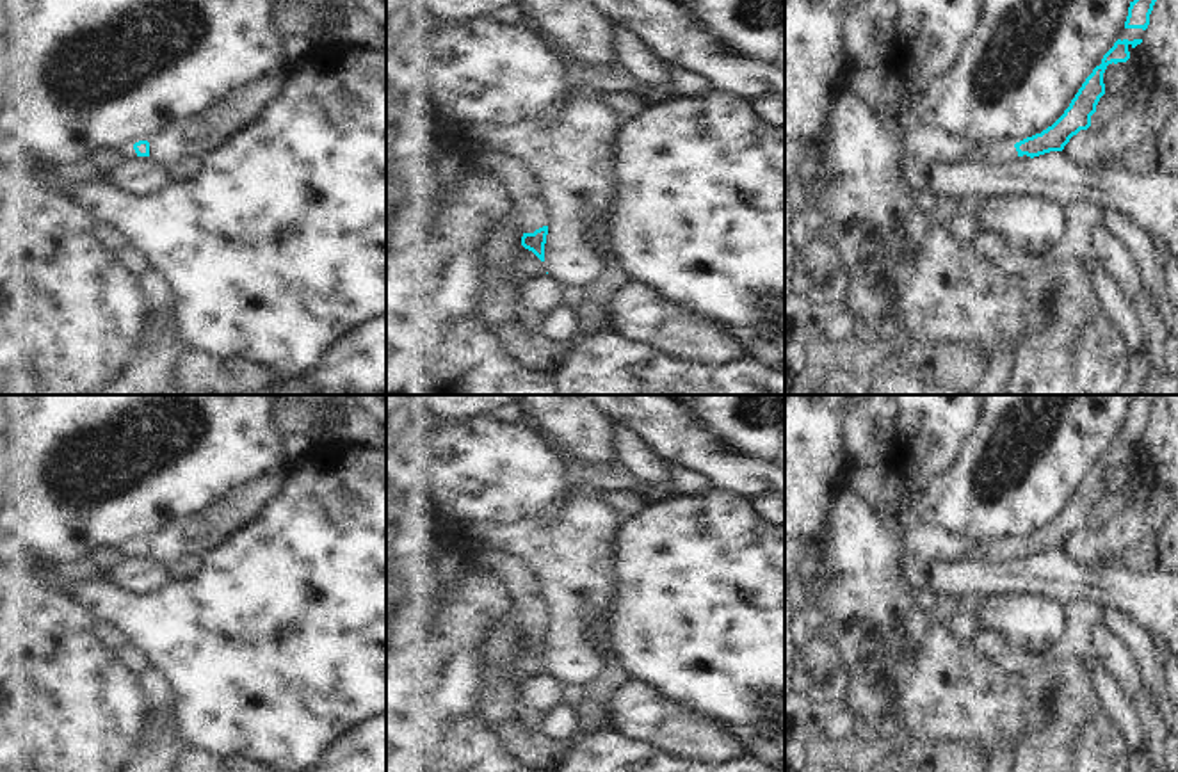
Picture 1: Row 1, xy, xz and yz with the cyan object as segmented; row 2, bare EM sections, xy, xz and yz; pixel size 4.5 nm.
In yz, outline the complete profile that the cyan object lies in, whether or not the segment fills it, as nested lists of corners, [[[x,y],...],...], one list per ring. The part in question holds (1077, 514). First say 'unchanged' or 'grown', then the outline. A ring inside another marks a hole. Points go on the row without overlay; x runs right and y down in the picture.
grown | [[[1117,438],[1103,454],[1101,462],[1085,477],[1064,512],[1052,525],[1016,543],[1009,539],[975,543],[975,546],[964,553],[963,560],[1007,562],[1023,553],[1034,557],[1050,550],[1062,550],[1073,534],[1091,525],[1091,514],[1096,511],[1096,503],[1105,493],[1103,471],[1107,464],[1112,461],[1126,461],[1130,457],[1128,446],[1135,446],[1141,441],[1142,438]]]

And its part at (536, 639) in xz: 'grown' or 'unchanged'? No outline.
grown

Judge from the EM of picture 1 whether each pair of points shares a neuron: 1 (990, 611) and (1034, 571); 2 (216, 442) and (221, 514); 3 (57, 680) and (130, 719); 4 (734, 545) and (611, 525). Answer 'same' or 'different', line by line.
1: different
2: different
3: same
4: different

